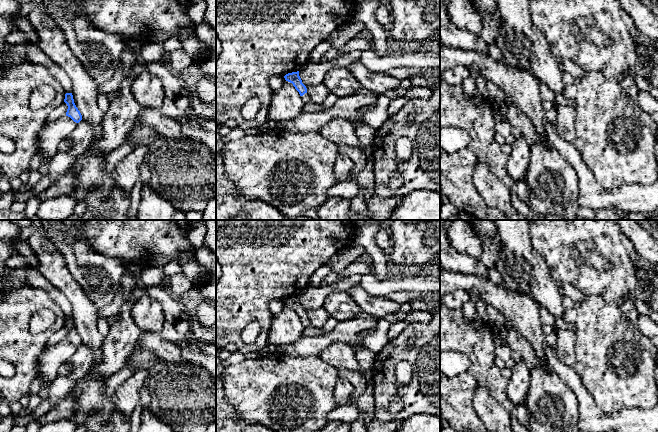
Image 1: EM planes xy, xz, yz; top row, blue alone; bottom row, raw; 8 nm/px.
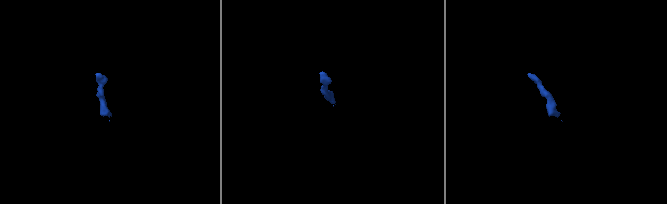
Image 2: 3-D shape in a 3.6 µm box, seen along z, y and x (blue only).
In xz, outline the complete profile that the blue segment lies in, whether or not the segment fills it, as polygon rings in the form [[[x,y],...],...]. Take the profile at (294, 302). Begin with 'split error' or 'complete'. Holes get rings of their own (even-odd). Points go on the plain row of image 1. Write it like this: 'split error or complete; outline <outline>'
split error; outline [[[299,295],[288,297],[284,300],[285,304],[292,307],[295,313],[299,316],[302,324],[304,327],[311,326],[308,318],[307,318],[307,312],[302,307],[302,304],[299,300]]]

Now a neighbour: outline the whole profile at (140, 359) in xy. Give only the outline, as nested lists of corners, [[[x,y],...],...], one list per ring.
[[[136,347],[135,351],[129,358],[128,364],[134,372],[140,369],[146,369],[150,372],[161,365],[161,360],[152,352]]]

